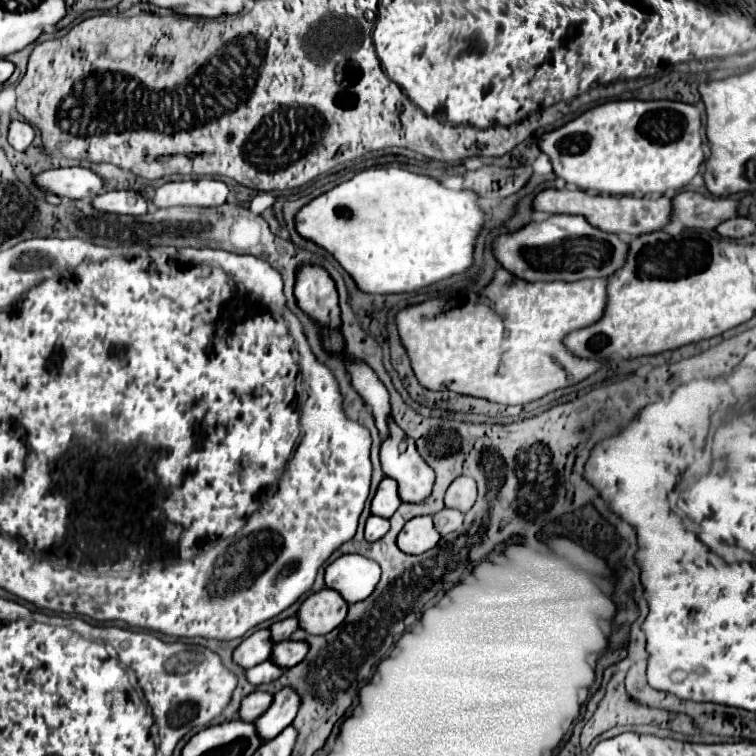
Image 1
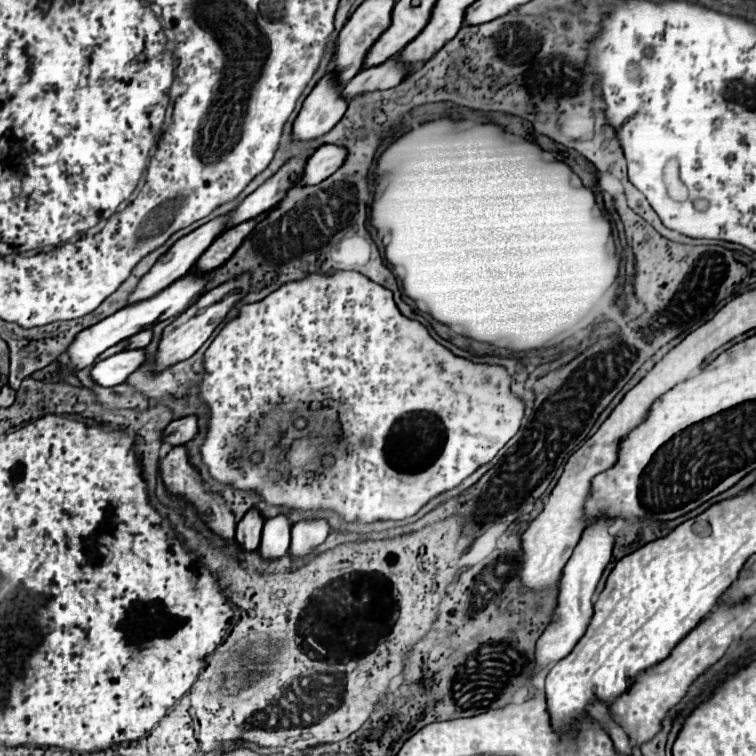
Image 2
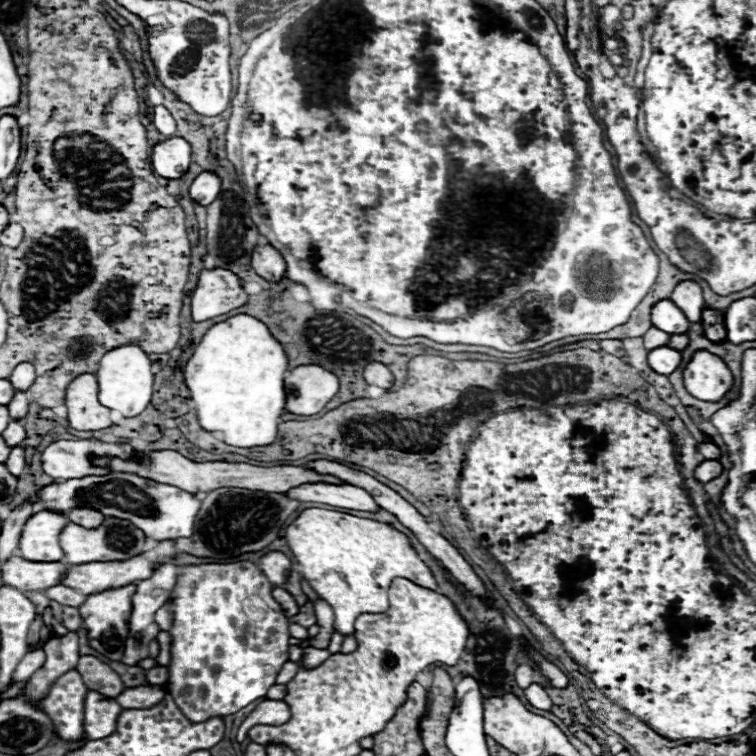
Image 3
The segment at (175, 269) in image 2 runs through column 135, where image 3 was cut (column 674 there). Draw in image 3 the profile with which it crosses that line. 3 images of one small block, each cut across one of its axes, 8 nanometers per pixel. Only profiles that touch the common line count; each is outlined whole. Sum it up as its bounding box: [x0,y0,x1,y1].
[672,282,706,324]

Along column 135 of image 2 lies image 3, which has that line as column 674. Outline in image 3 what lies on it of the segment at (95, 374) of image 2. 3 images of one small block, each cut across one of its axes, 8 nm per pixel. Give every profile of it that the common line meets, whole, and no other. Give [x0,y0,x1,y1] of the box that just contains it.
[648,346,682,376]

